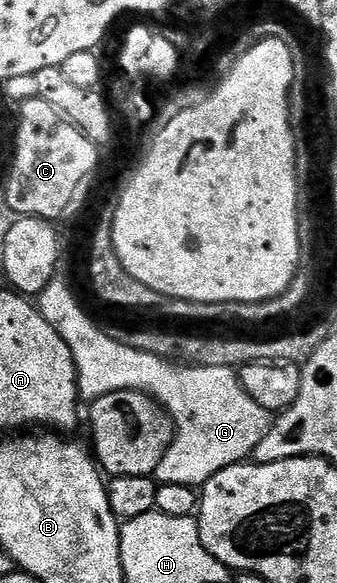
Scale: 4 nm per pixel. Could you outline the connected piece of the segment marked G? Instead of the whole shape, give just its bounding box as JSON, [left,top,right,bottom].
[38,279,270,487]

